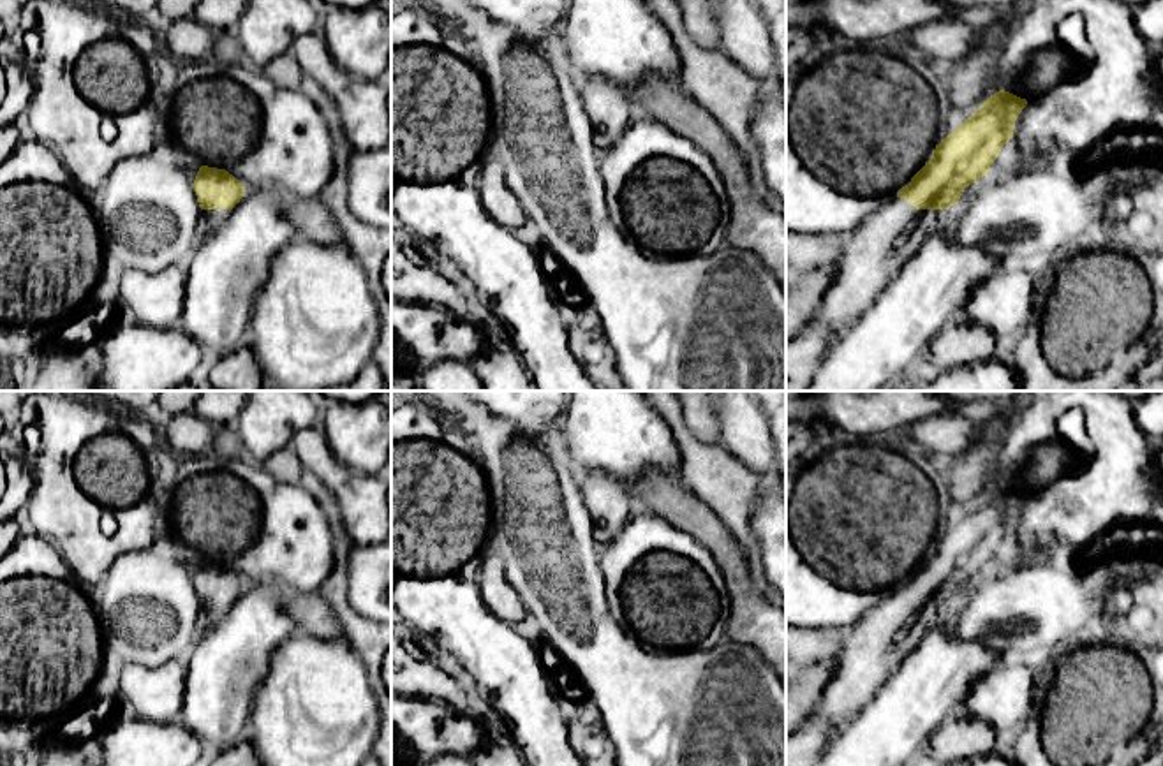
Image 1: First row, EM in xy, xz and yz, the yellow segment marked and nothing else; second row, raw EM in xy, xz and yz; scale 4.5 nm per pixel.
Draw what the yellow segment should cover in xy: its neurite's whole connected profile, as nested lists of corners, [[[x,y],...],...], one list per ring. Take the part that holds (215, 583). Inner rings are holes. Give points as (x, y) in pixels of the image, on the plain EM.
[[[201,560],[192,578],[201,602],[197,618],[197,637],[215,627],[240,597],[245,581],[226,563]]]

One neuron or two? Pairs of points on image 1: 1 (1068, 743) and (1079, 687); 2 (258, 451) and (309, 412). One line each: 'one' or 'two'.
1: one
2: one

